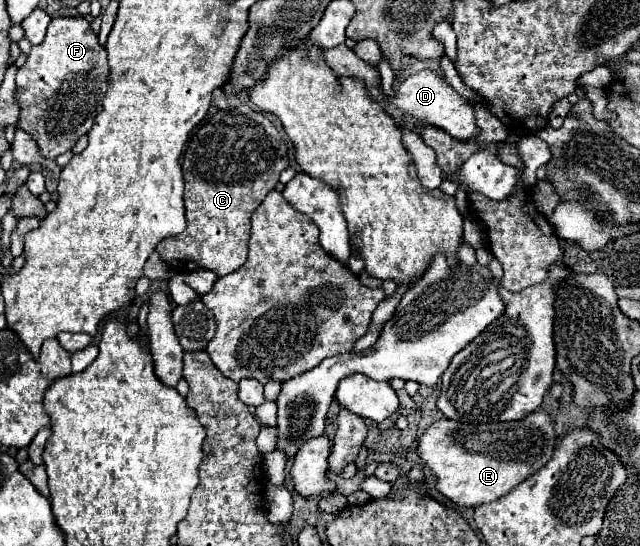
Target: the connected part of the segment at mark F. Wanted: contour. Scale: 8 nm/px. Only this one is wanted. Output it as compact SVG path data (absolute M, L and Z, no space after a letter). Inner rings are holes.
M55 17L47 29L47 35L41 45L35 45L23 67L17 71L17 103L21 107L17 127L27 131L37 143L39 151L47 159L55 159L57 155L69 151L77 137L81 137L93 117L99 113L105 91L107 91L107 51L99 45L91 23L85 17Z

